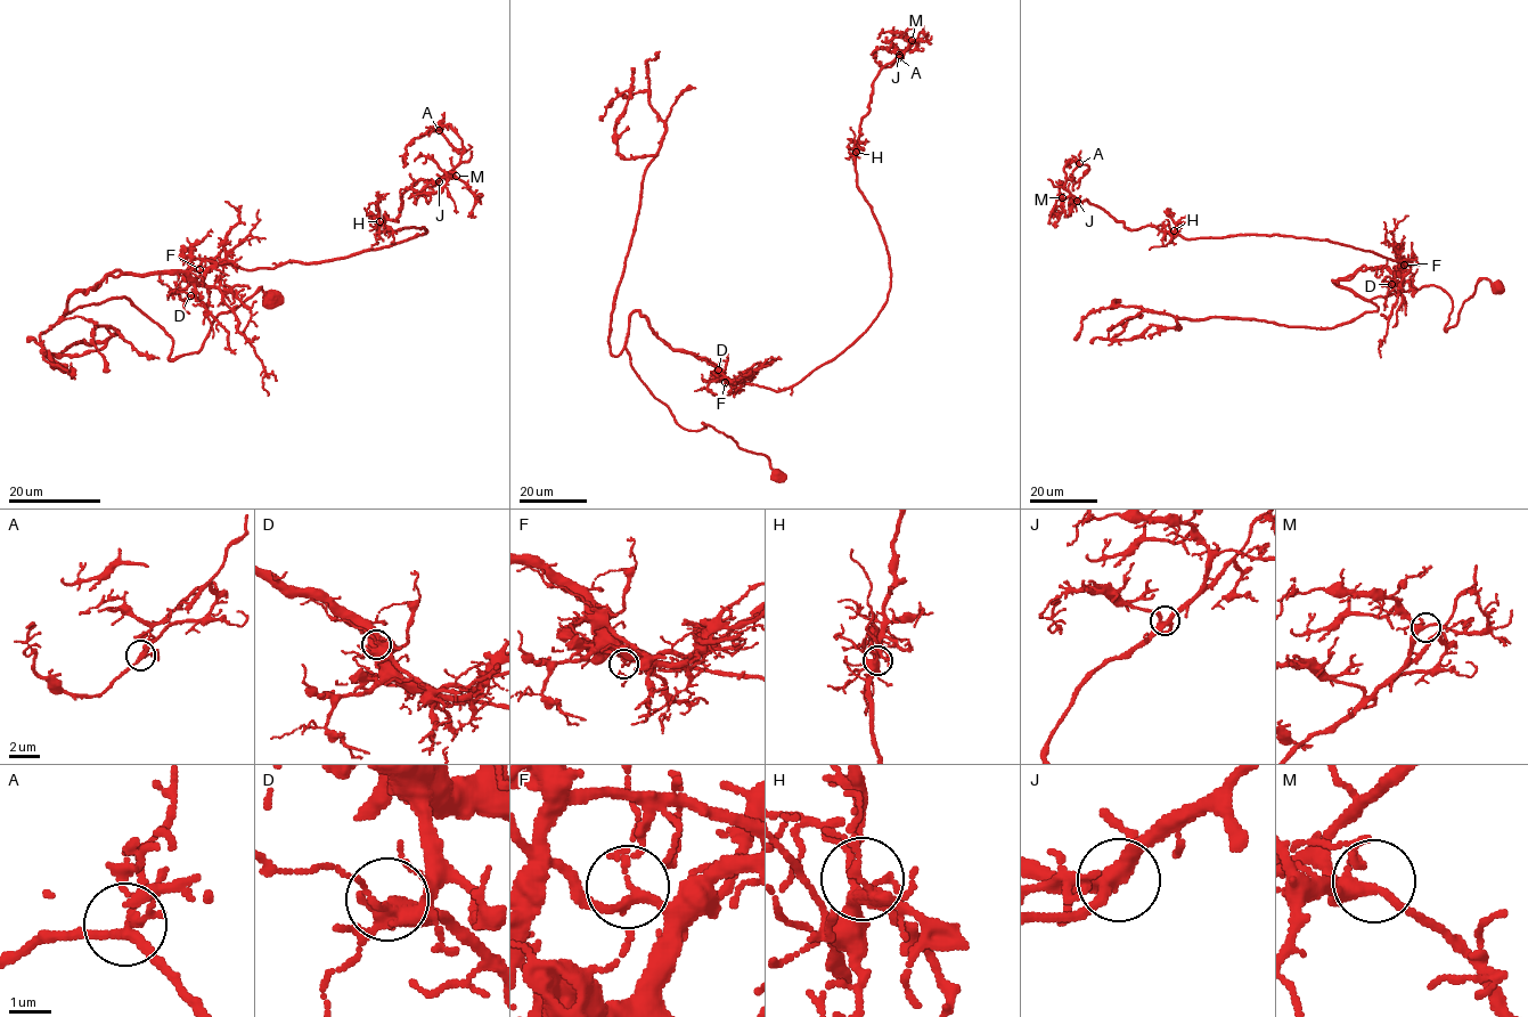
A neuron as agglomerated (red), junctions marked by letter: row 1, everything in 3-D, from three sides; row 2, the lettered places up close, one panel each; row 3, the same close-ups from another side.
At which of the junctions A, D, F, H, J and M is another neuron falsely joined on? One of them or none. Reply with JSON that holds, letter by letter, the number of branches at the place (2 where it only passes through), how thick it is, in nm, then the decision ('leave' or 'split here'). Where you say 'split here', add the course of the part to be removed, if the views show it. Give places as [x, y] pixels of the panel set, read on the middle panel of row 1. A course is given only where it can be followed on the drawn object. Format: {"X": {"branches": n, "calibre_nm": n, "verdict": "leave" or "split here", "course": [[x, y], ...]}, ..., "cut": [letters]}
{"A": {"branches": 4, "calibre_nm": 200, "verdict": "leave"}, "D": {"branches": 5, "calibre_nm": 260, "verdict": "leave"}, "F": {"branches": 4, "calibre_nm": 170, "verdict": "split here", "course": [[725, 381], [794, 385], [887, 300], [888, 251], [855, 154], [872, 82], [916, 45], [885, 67], [873, 51]]}, "H": {"branches": 5, "calibre_nm": 280, "verdict": "leave"}, "J": {"branches": 4, "calibre_nm": 360, "verdict": "leave"}, "M": {"branches": 4, "calibre_nm": 280, "verdict": "leave"}, "cut": ["F"]}

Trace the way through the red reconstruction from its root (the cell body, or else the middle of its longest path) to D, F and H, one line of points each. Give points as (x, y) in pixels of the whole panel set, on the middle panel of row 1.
D: (777, 474), (712, 426), (677, 423), (631, 365), (629, 316), (637, 310), (667, 344), (718, 369)
F: (777, 474), (712, 426), (677, 423), (631, 365), (629, 316), (643, 315), (672, 348), (705, 357), (725, 381)
H: (777, 474), (677, 423), (631, 365), (629, 317), (775, 390), (834, 359), (891, 281), (856, 152)

